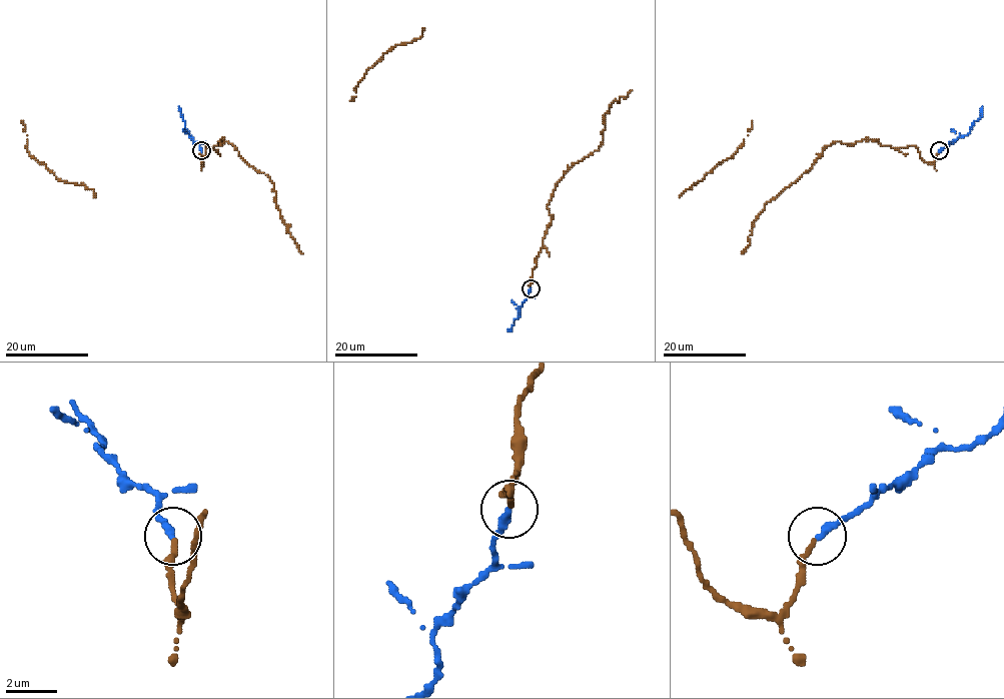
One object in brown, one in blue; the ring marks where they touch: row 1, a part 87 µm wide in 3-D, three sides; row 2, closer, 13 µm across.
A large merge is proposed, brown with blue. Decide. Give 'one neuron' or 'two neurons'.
one neuron

